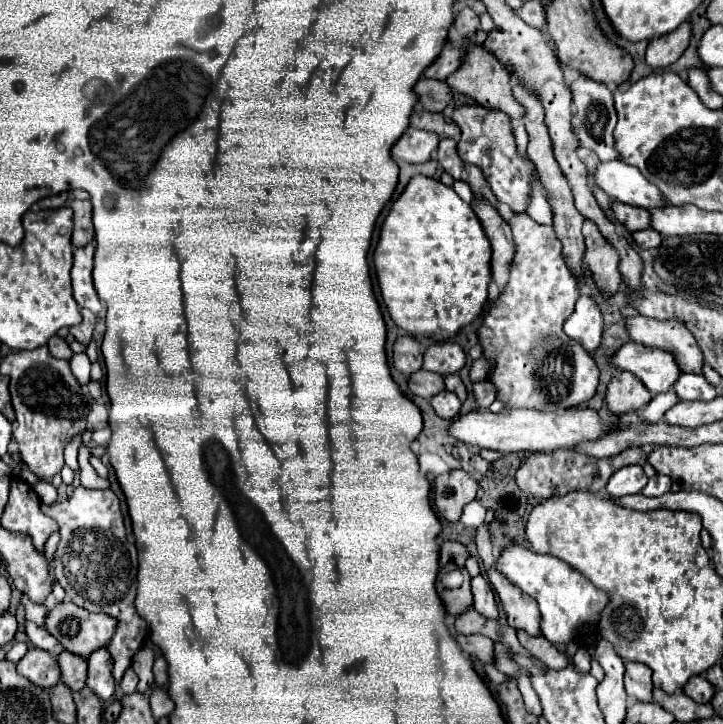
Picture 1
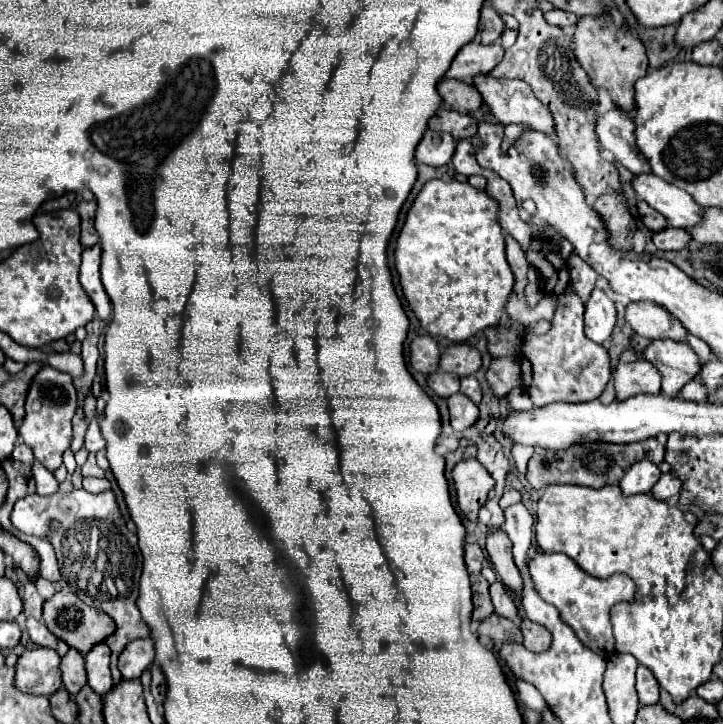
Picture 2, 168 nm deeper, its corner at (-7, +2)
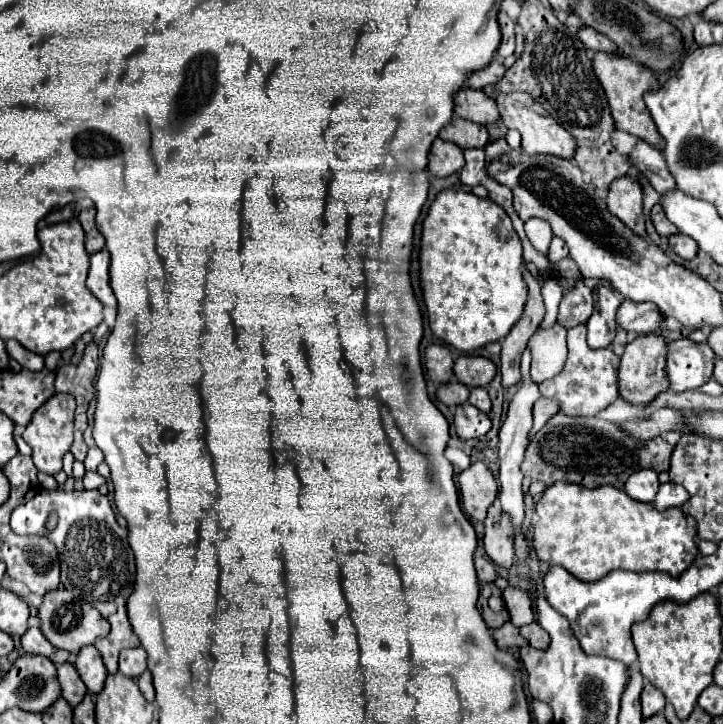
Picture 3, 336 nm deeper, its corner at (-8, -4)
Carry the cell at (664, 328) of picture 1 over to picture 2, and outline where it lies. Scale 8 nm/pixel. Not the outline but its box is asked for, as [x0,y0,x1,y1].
[626,302,686,342]

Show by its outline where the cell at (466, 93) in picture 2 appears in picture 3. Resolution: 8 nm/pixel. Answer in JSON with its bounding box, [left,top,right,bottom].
[455,88,499,126]

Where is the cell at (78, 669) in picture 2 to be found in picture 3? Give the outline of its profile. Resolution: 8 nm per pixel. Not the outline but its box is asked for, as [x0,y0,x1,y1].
[57,662,87,706]

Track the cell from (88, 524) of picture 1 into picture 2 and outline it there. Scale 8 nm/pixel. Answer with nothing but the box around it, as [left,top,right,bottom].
[12,490,150,684]

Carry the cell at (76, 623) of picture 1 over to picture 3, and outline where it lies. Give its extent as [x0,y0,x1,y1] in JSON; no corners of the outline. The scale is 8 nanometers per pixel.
[39,590,109,654]

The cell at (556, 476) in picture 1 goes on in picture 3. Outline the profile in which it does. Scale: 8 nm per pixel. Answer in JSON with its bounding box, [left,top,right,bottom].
[521,414,673,488]

